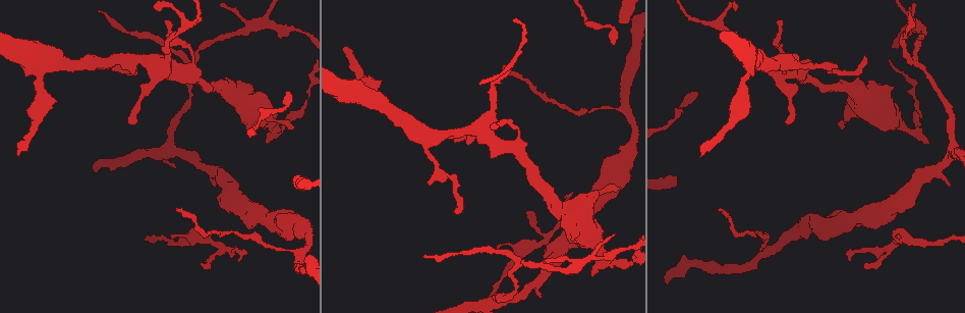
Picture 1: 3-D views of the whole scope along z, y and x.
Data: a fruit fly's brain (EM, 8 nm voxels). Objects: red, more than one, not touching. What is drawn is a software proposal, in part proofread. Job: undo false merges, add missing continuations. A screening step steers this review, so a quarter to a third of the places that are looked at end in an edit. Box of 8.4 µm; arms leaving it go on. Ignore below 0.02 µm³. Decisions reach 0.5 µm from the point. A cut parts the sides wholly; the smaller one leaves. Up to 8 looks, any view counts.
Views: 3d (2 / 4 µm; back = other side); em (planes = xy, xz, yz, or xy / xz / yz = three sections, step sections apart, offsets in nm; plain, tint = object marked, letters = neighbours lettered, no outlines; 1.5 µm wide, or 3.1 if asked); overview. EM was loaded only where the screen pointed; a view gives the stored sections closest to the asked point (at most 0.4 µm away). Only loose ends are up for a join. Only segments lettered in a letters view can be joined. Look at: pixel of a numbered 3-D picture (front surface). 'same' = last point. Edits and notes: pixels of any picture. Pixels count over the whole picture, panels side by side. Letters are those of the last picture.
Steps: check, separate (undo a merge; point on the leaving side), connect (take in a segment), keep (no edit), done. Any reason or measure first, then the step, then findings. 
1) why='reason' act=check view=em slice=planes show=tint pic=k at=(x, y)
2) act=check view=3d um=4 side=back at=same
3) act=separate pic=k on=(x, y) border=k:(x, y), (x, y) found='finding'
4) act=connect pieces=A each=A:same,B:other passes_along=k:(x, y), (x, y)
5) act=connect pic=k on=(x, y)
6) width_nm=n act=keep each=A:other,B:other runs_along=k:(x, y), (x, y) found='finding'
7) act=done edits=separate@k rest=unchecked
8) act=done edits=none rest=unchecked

why='thick turns thin' act=check view=3d um=4 pic=1 at=(190, 242)

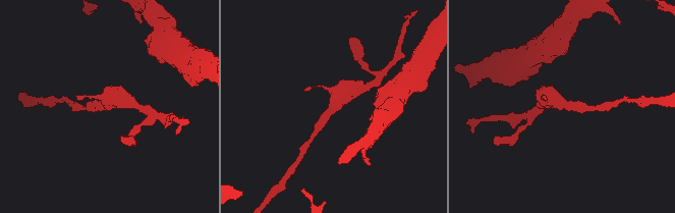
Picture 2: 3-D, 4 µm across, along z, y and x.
why='now the EM' act=check view=em slice=xz step=4 show=tint pic=2 at=(564, 105)

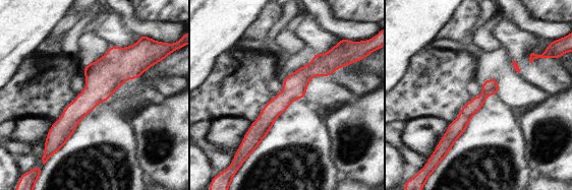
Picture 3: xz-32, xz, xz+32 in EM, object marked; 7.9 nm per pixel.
act=check view=em slice=planes show=letters at=same

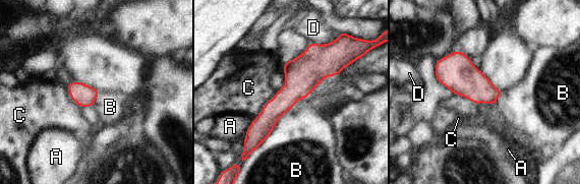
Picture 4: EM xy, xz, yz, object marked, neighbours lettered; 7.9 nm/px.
act=keep each=A:other,B:other,C:other,D:other runs_along=4:(343, 62), (322, 62), (248, 136) found='one neuron here'

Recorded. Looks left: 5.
why='three-way junction' act=check view=em slice=xy step=4 show=tint pic=1 at=(916, 61)

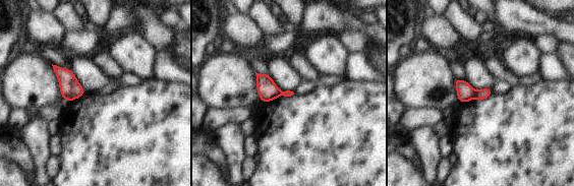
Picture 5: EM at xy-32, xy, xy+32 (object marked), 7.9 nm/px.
why='cut it another way' act=check view=em slice=planes show=tint at=same

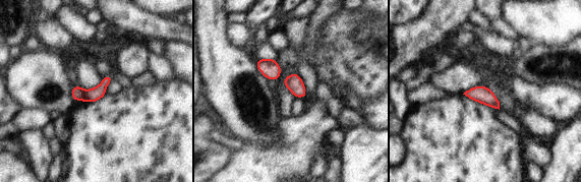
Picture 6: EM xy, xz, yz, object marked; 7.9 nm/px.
why='what lies round it' act=check view=em slice=planes show=letters at=same

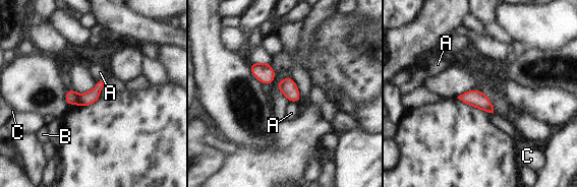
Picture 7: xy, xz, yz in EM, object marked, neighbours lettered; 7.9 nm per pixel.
act=separate pic=7 on=(71, 97) each=A:other,B:other,C:other found='a second neuron is stuck on'

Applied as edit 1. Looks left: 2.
why='see it whole again' act=check view=overview

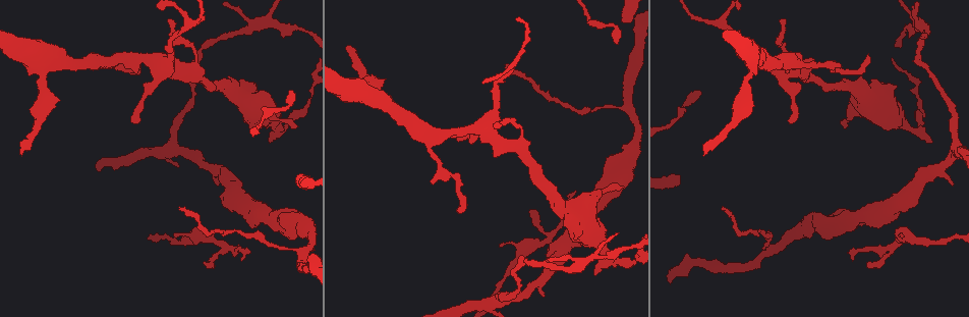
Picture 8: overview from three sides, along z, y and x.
why='thin end' act=check view=em slice=planes show=letters pic=8 at=(457, 209)

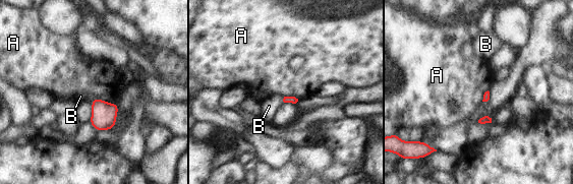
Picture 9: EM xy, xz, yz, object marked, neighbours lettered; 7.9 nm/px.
act=connect pieces=B each=A:other,B:same passes_along=9:(293, 100), (283, 100), (269, 106) found='it goes on there'

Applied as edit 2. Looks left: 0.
act=done edits=separate@7,connect@9 rest=unchecked

